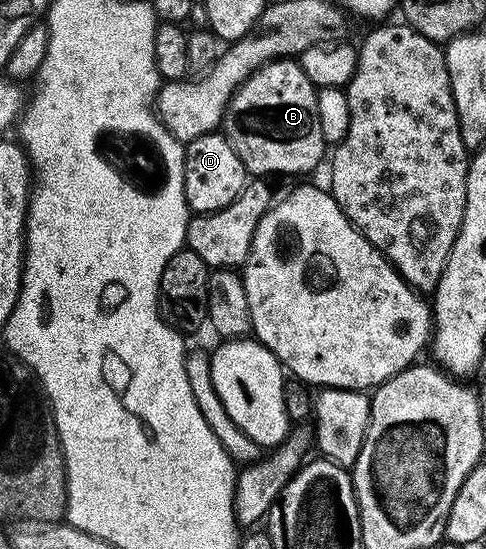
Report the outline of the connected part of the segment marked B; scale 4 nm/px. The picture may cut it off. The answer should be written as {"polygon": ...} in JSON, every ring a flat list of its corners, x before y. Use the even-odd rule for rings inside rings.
{"polygon":[[297,59,269,61,238,87,225,109,223,134,249,175,309,173,320,163,327,146,319,128,317,91]]}

